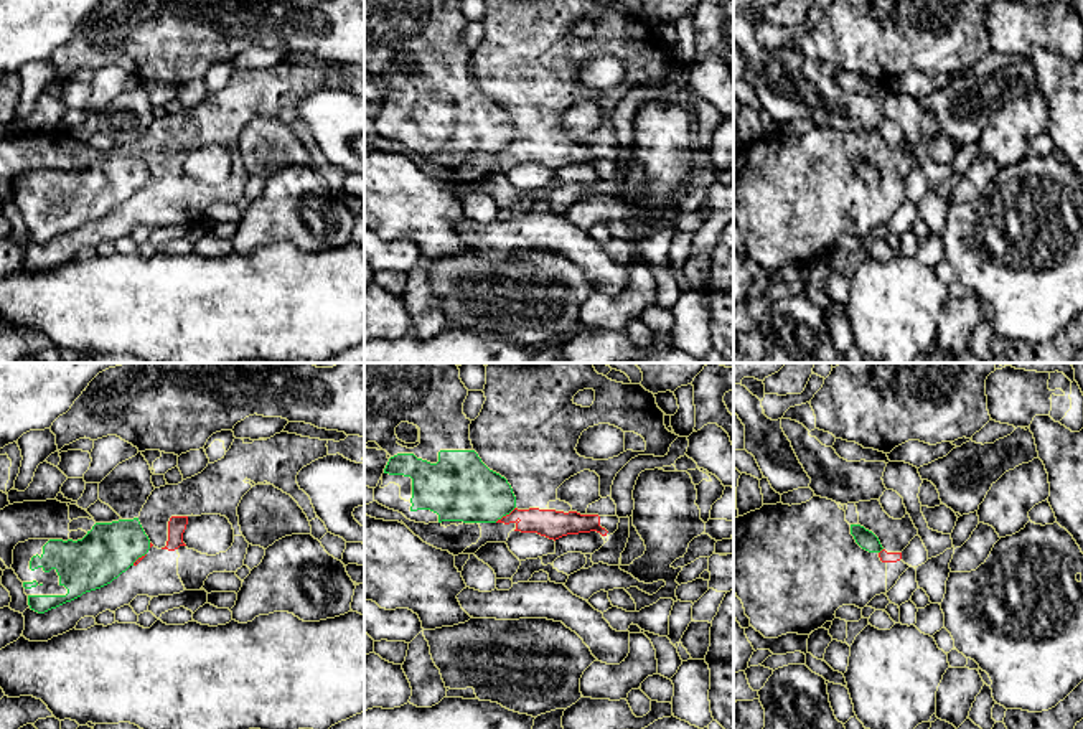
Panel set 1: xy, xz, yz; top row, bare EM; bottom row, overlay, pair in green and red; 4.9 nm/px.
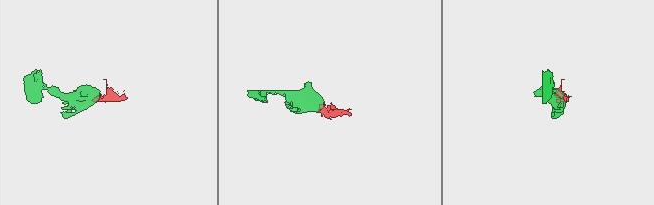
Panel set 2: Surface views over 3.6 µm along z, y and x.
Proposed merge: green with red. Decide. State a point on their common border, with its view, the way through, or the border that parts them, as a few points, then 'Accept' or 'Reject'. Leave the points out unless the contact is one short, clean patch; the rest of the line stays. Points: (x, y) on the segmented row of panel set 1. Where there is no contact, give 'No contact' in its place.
Touches green at xz (505, 515). Boundary: xz (515, 507), (495, 522). Reject

